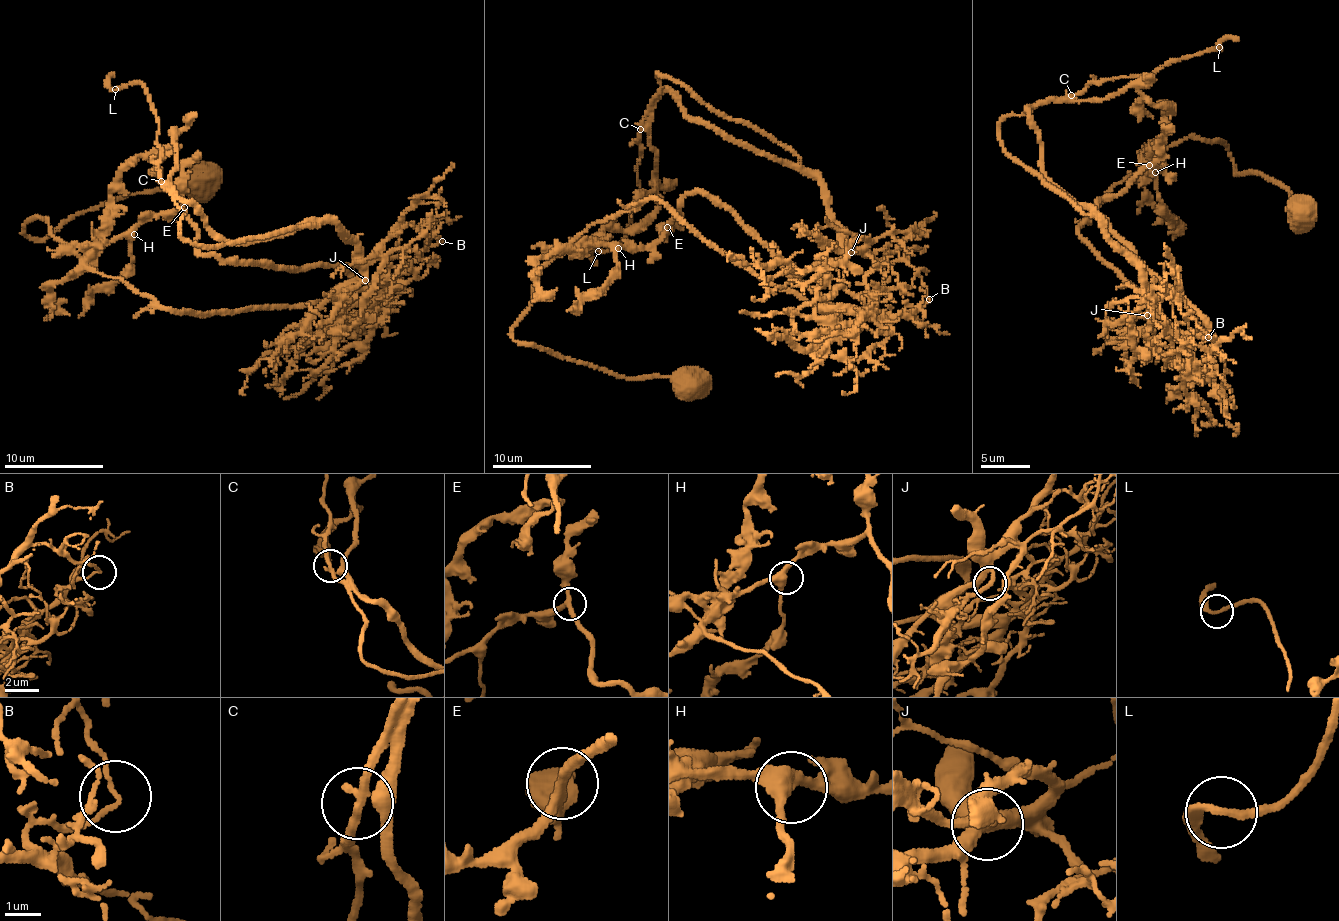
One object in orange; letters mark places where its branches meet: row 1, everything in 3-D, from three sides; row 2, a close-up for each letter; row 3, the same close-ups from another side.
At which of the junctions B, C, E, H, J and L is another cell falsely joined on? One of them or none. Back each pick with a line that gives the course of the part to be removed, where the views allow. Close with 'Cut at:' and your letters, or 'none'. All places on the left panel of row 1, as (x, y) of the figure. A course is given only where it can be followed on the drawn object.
B: Course of the part to remove: (443, 242), (224, 240), (171, 187), (174, 139), (131, 159), (92, 243), (47, 247)
Cut at: B

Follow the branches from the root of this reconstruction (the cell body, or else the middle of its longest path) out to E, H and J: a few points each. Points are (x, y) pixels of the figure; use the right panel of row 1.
E: (1301, 208), (1281, 182), (1239, 175), (1214, 139), (1184, 137), (1148, 157), (1163, 172), (1149, 165)
H: (1301, 208), (1281, 182), (1239, 175), (1228, 146), (1214, 139), (1172, 143), (1148, 157), (1155, 172)
J: (1301, 208), (1214, 139), (1160, 150), (1079, 229), (1189, 357), (1159, 300), (1147, 315)

